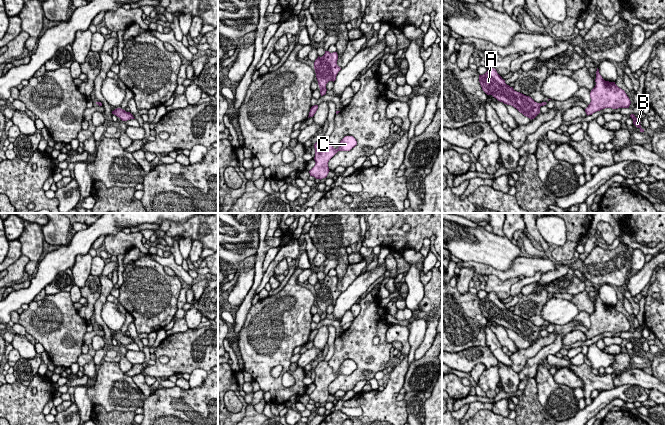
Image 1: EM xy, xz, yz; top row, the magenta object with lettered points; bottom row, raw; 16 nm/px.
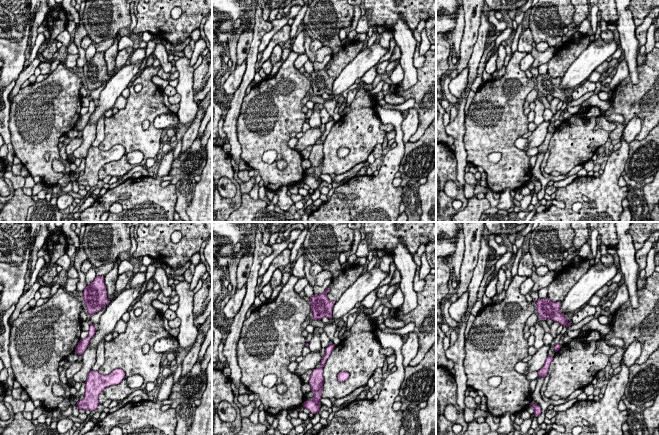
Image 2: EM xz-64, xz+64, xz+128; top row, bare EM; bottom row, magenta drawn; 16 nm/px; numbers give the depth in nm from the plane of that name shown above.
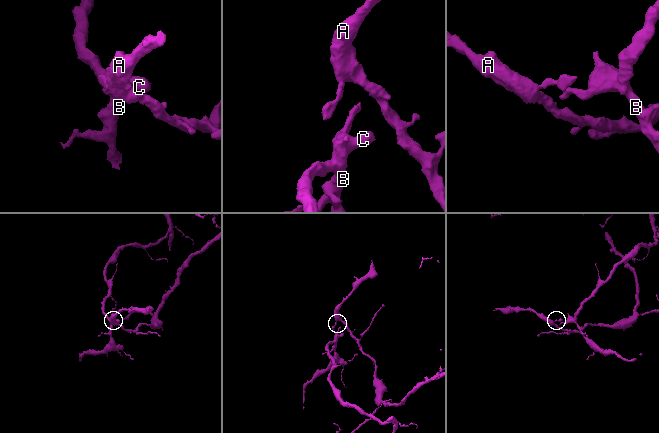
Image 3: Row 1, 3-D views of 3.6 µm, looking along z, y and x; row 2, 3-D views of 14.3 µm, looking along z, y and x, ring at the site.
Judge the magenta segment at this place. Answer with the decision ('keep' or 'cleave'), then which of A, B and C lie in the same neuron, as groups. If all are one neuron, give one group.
cleave; groups A / B C

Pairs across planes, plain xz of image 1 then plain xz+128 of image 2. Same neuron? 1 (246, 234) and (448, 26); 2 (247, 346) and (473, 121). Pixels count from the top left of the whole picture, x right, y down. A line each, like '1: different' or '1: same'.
1: different
2: same

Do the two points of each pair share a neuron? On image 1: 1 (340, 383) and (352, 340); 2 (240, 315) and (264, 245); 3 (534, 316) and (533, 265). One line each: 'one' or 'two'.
1: one
2: one
3: two

